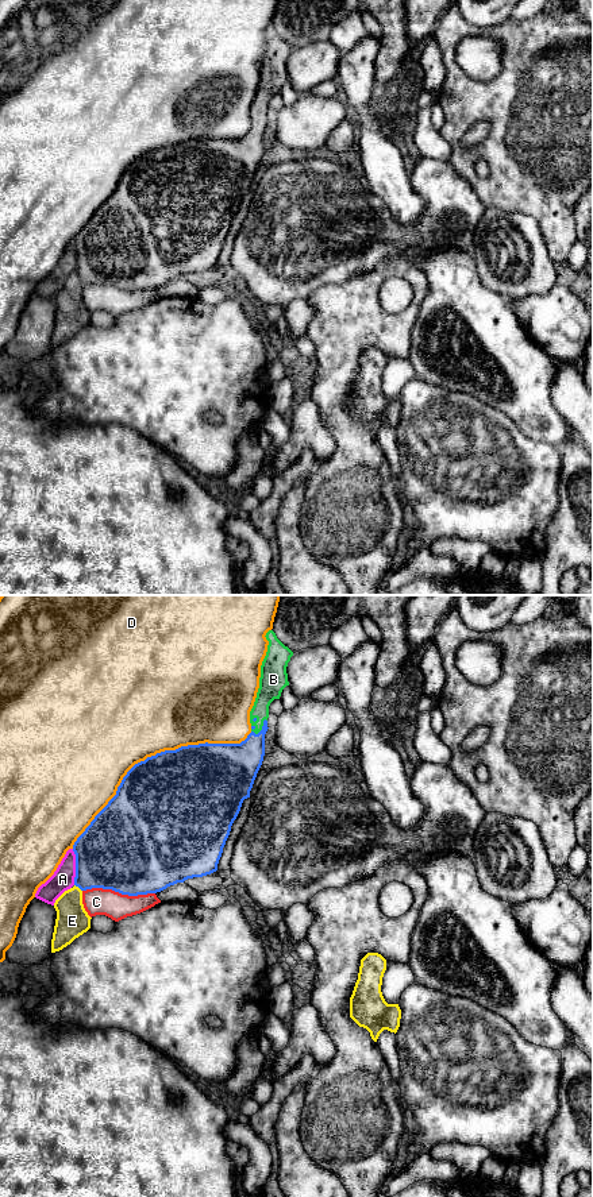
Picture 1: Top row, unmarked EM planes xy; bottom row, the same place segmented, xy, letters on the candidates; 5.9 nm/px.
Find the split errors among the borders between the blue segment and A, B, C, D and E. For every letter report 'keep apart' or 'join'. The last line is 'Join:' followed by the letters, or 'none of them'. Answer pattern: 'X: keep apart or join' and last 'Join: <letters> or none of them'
A: keep apart
B: join
C: keep apart
D: keep apart
E: keep apart
Join: B

